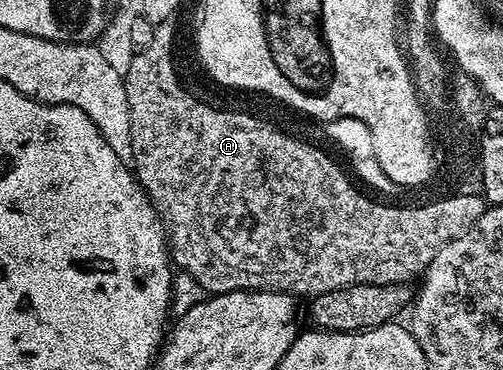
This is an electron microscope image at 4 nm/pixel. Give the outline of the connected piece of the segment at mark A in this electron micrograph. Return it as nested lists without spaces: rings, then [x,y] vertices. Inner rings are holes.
[[[173,24],[154,26],[152,43],[148,47],[137,50],[130,61],[130,66],[124,69],[126,94],[128,95],[128,111],[130,112],[130,130],[132,131],[132,168],[138,184],[150,197],[154,210],[162,218],[162,224],[168,234],[168,248],[173,264],[181,272],[192,275],[196,283],[207,294],[231,293],[241,289],[267,289],[273,293],[292,293],[295,298],[309,299],[343,289],[349,285],[405,285],[421,278],[426,269],[436,259],[440,247],[444,247],[452,239],[464,235],[464,231],[471,229],[484,215],[487,203],[486,198],[477,192],[470,191],[466,195],[444,197],[435,201],[422,203],[419,209],[409,209],[406,203],[390,203],[394,205],[381,205],[378,201],[369,201],[352,182],[346,178],[346,173],[325,153],[298,137],[289,137],[278,129],[273,129],[266,121],[258,117],[249,117],[246,113],[229,113],[226,109],[209,109],[202,101],[197,101],[190,93],[185,93],[178,86],[174,78],[174,61],[170,52],[174,49]]]

